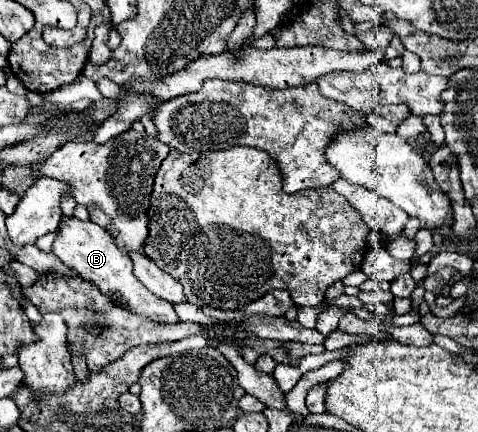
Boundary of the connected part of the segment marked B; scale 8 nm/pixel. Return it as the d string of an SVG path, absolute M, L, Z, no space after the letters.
M62 218L58 238L52 246L52 252L68 266L72 268L82 280L96 286L104 296L108 296L116 306L124 308L130 314L146 316L150 320L160 320L168 324L176 324L178 316L174 312L174 306L166 300L160 300L156 294L152 294L132 272L132 260L126 252L120 252L114 244L114 238L100 228L94 222L82 222L78 218Z

